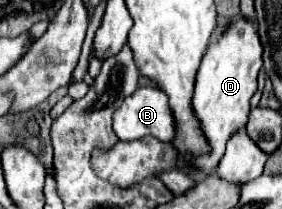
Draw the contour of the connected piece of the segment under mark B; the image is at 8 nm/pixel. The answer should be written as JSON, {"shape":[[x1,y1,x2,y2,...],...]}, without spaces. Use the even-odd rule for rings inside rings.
{"shape":[[154,86,136,88,136,92,126,96,124,102,116,108,116,112,114,112,114,132,120,140,138,140,138,138,144,138,144,136,154,136,162,142,170,142,176,134,176,126,174,126,174,116,168,108,168,96]]}

